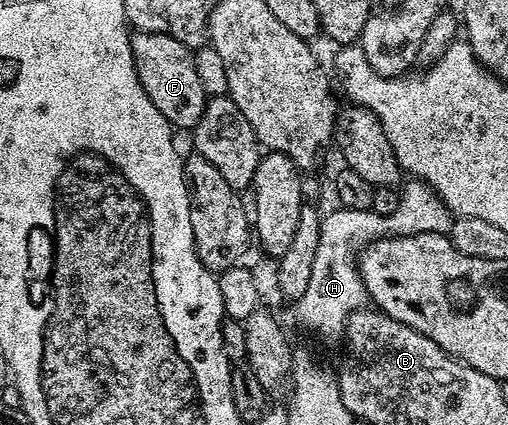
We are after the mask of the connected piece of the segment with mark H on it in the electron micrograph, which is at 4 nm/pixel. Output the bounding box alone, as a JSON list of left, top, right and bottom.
[297,179,455,337]

